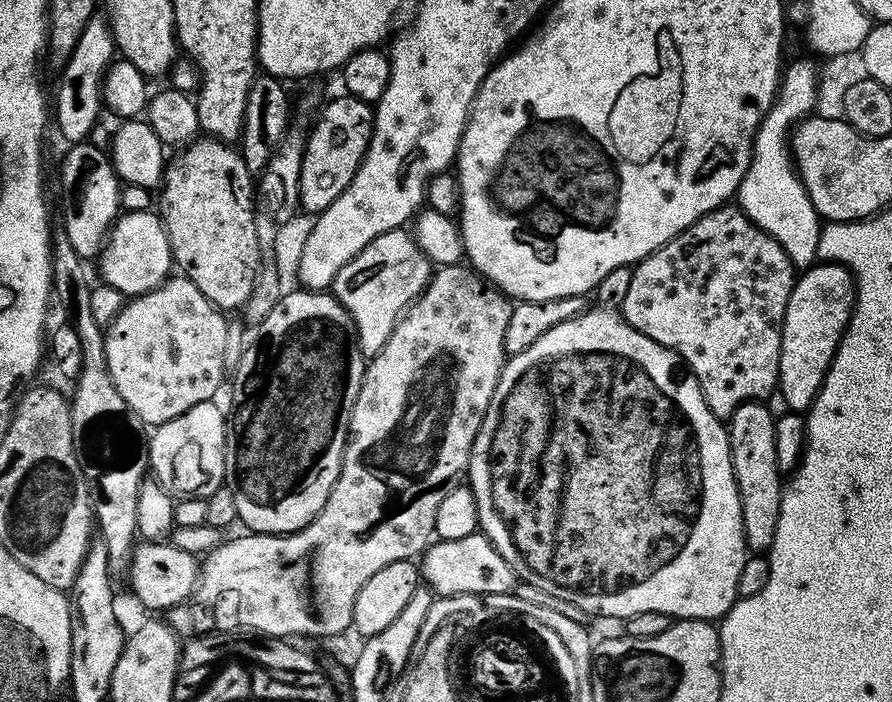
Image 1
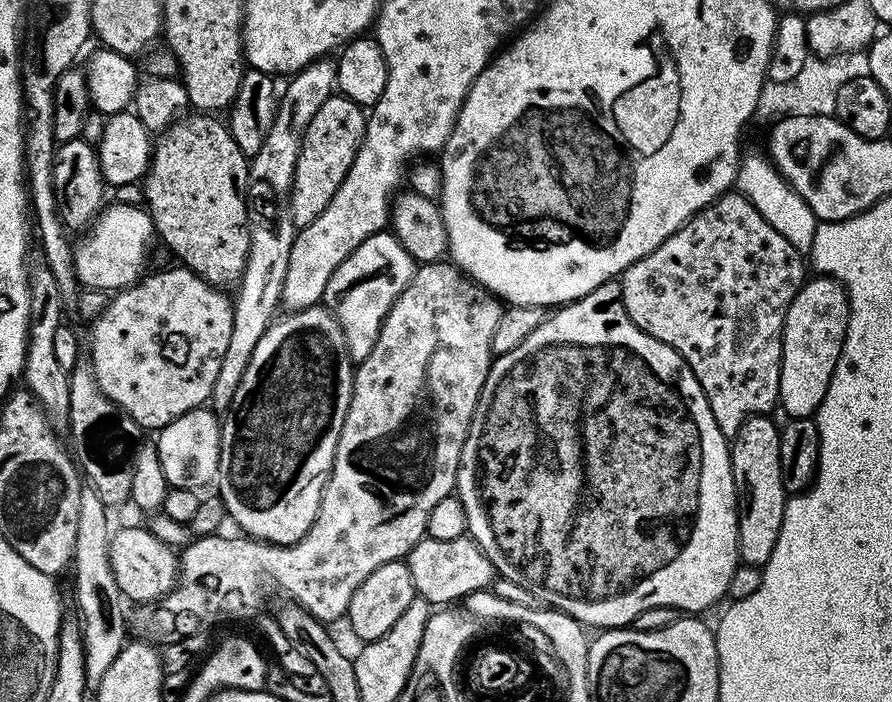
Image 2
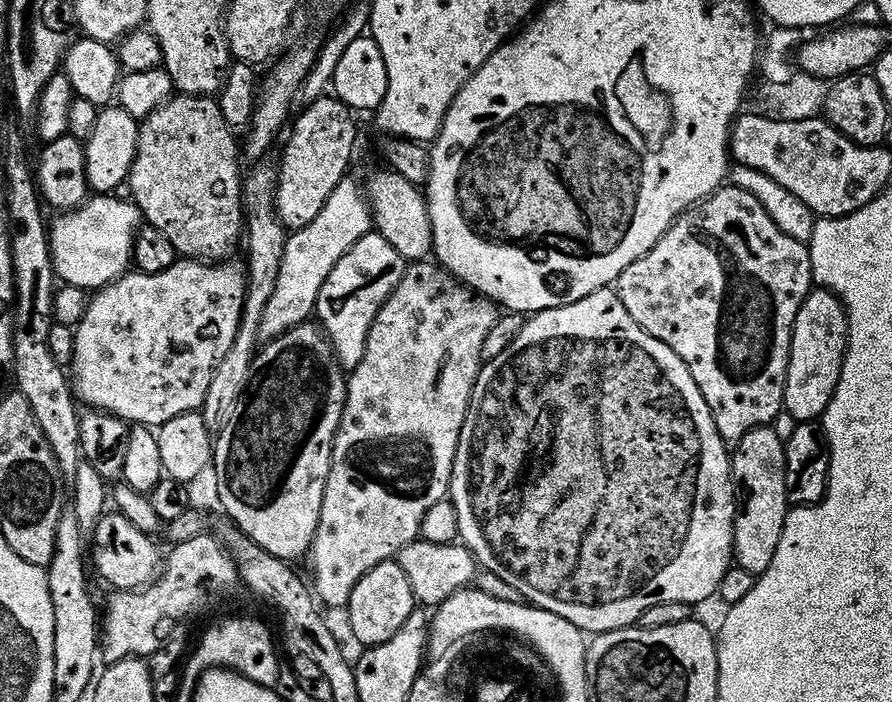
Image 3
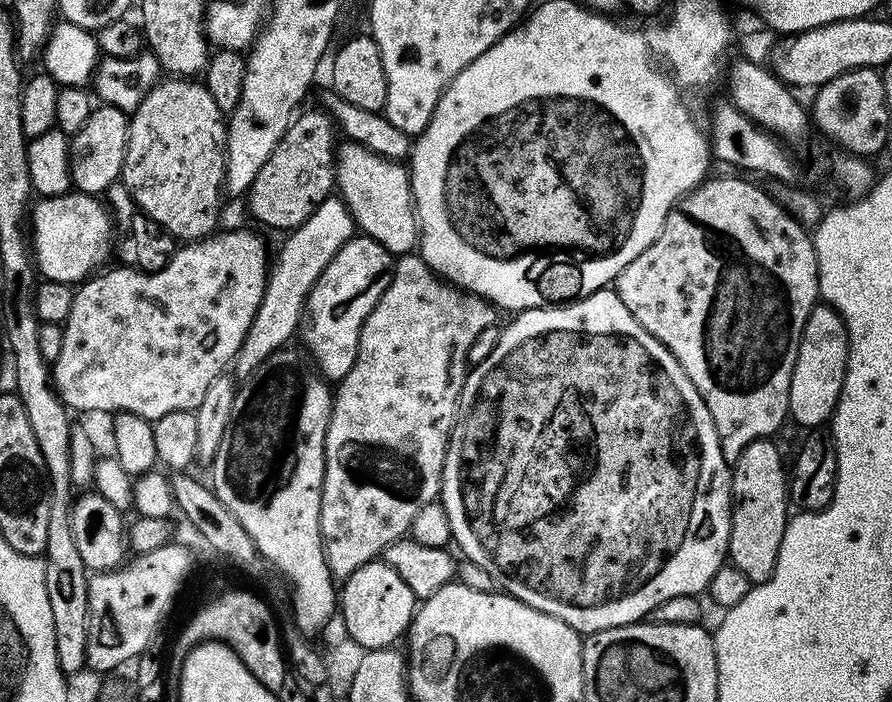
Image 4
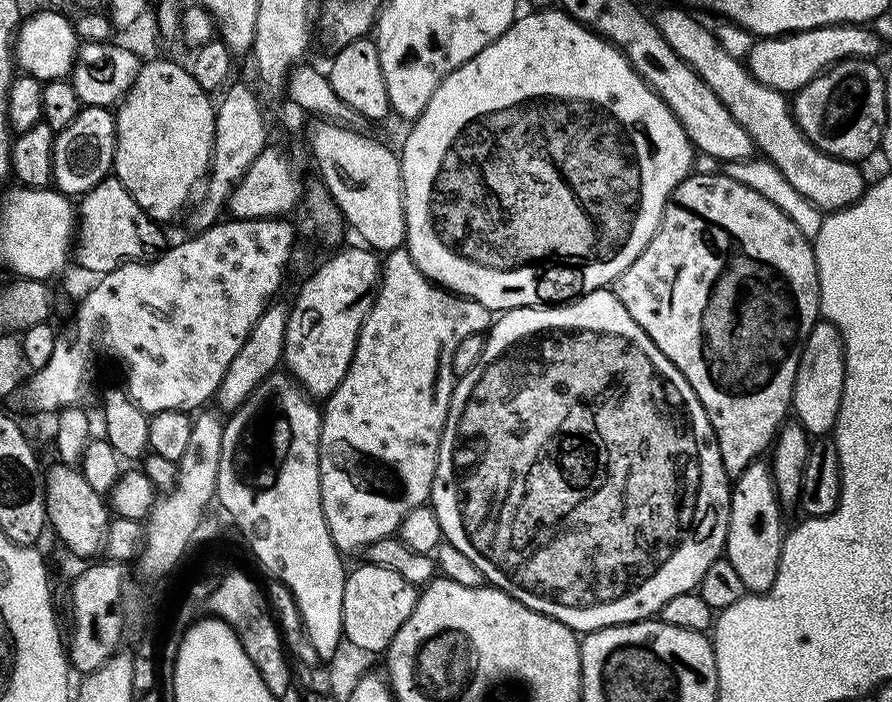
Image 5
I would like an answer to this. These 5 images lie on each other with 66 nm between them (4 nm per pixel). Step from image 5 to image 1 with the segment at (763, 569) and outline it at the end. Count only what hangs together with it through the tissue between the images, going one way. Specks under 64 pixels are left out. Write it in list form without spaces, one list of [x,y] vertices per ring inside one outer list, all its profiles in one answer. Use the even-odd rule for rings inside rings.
[[[748,400],[738,406],[726,424],[732,469],[742,506],[744,540],[752,554],[767,553],[778,530],[782,473],[775,458],[775,424],[776,418],[770,414],[767,403],[759,400]]]

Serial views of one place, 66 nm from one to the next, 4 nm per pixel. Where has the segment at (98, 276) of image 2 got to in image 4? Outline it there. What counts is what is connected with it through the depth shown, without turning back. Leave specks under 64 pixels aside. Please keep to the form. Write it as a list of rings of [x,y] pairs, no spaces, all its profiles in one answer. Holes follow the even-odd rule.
[[[69,190],[64,196],[45,196],[43,198],[37,199],[35,203],[31,205],[30,208],[30,247],[32,250],[33,257],[36,262],[36,266],[39,275],[43,277],[44,280],[53,280],[54,282],[62,282],[63,284],[69,286],[79,285],[81,282],[88,279],[89,276],[93,275],[101,267],[100,263],[107,258],[108,252],[113,251],[114,248],[114,220],[110,215],[109,209],[105,207],[103,203],[99,204],[97,197],[95,195],[89,194],[87,192],[78,192],[75,190]]]

